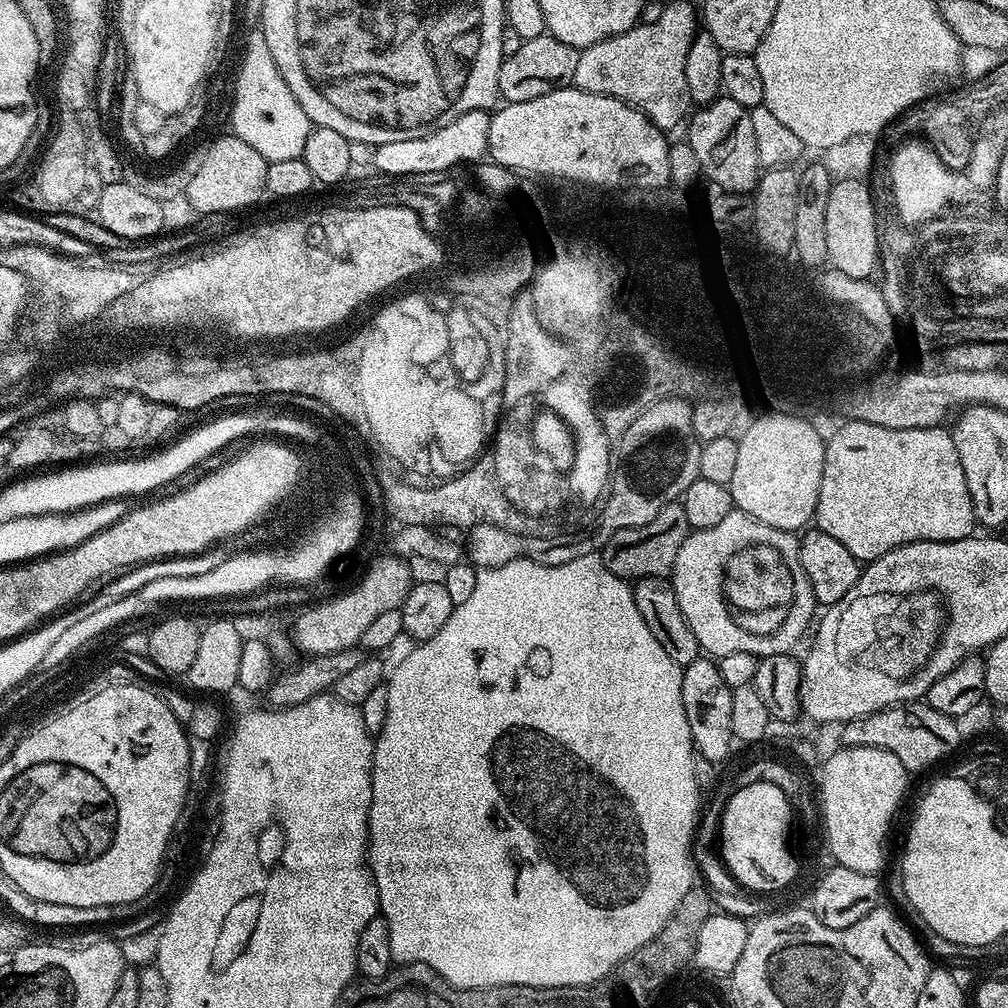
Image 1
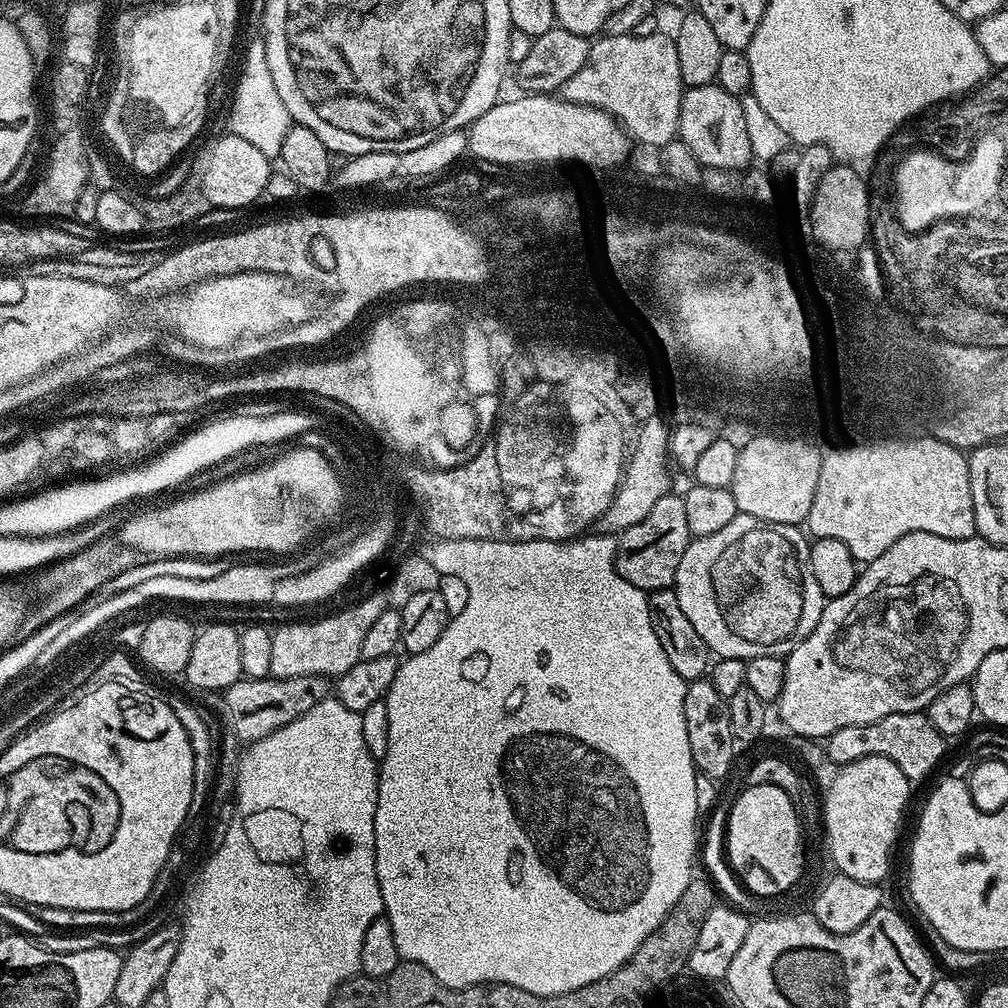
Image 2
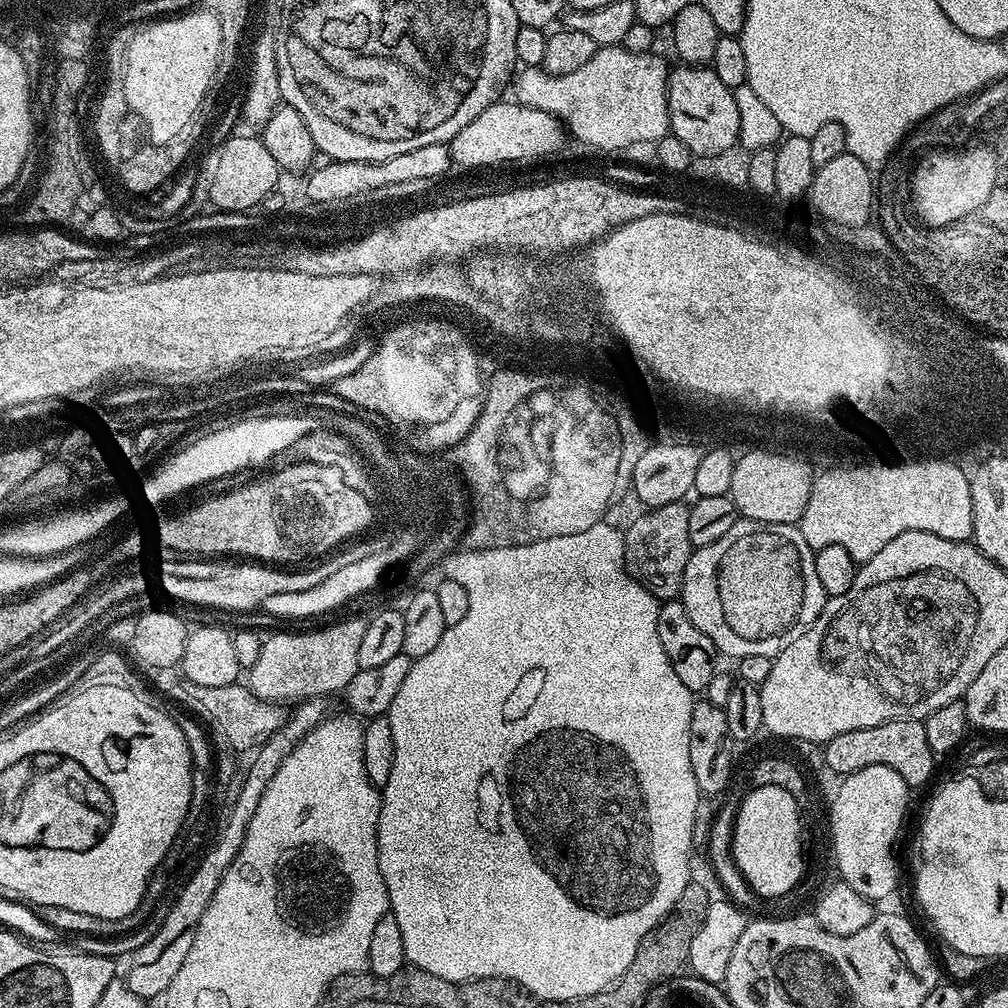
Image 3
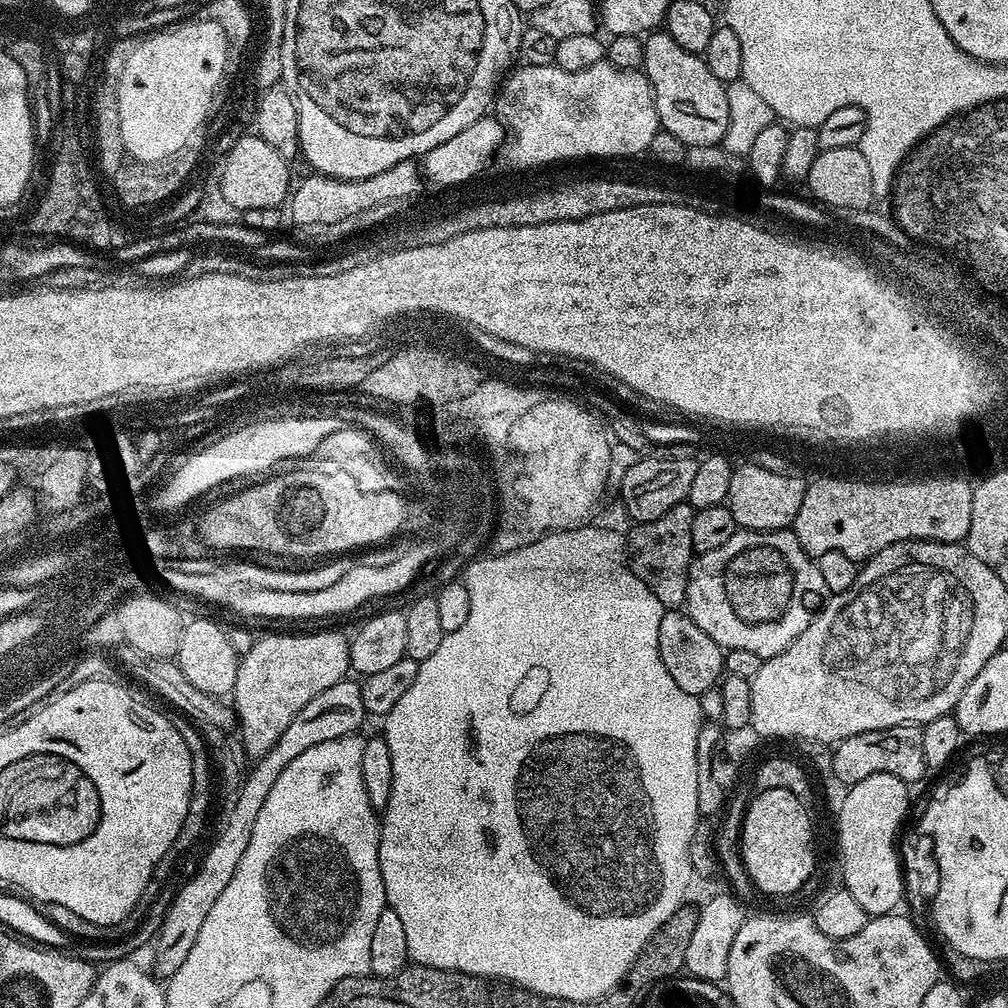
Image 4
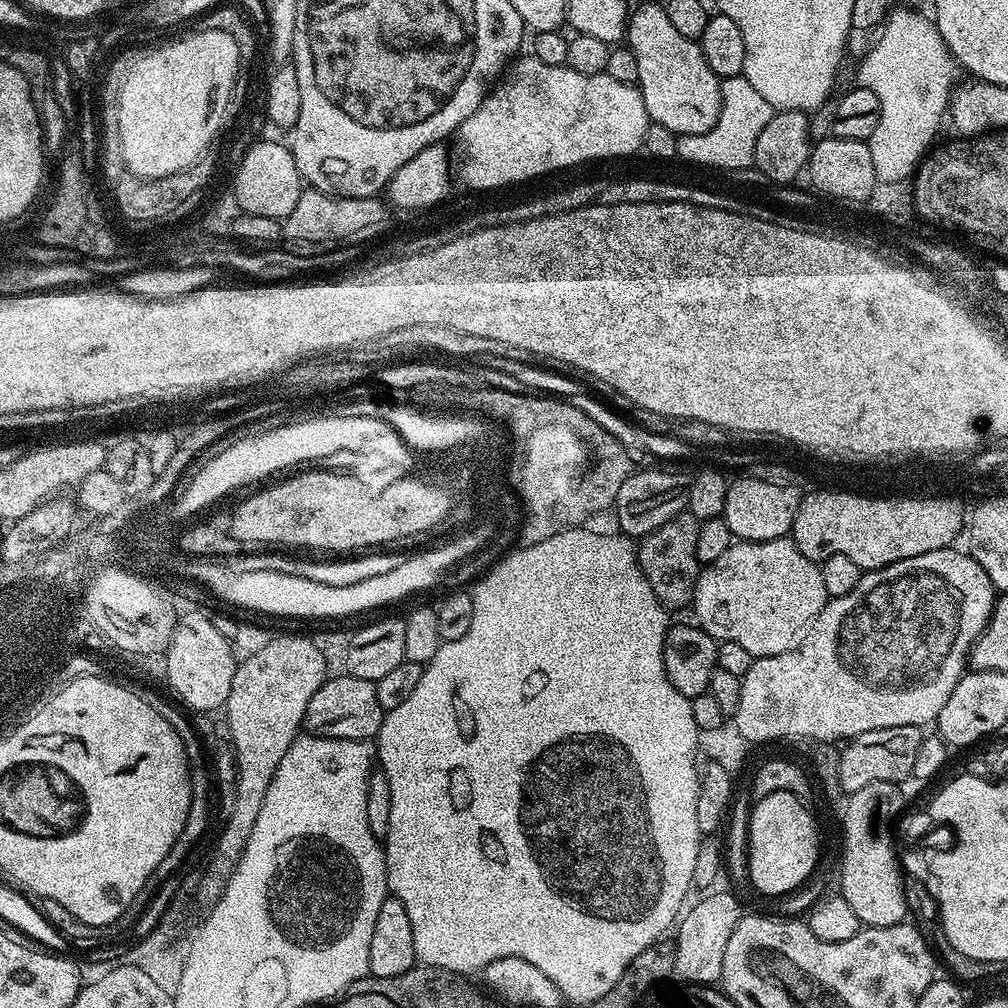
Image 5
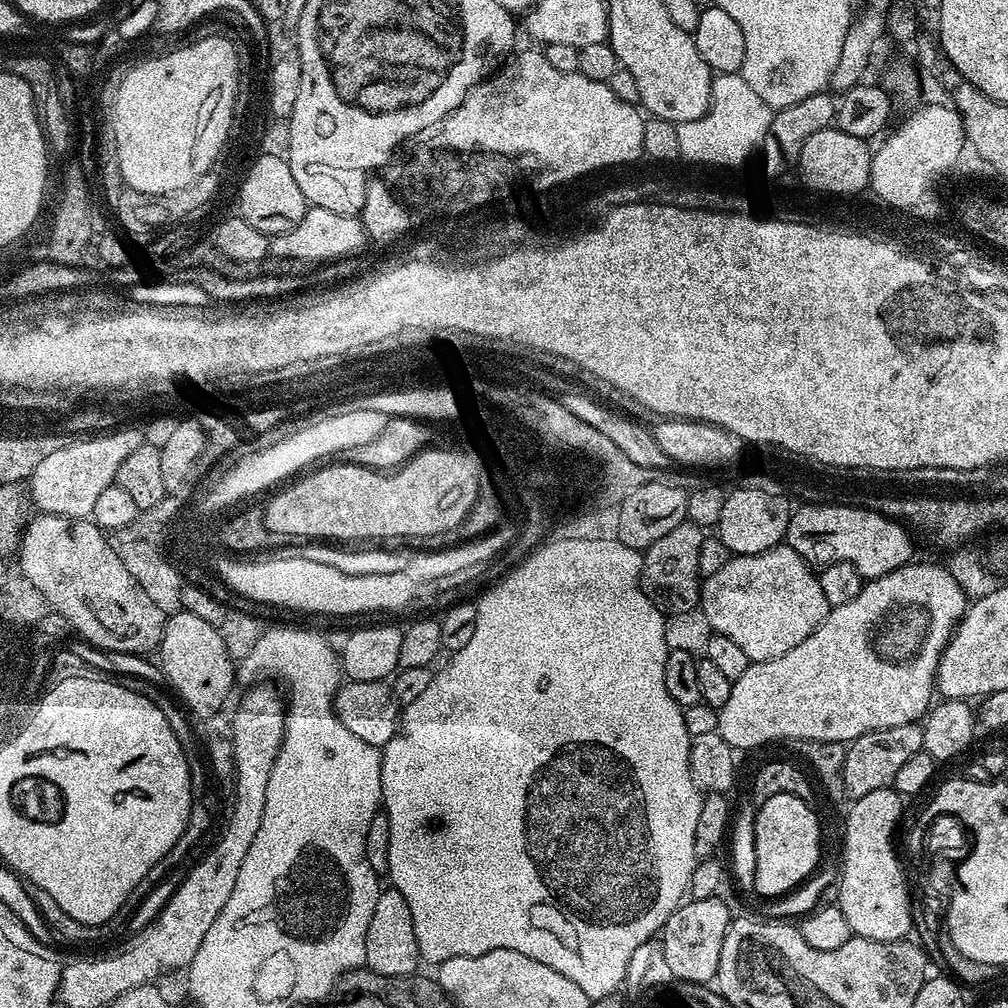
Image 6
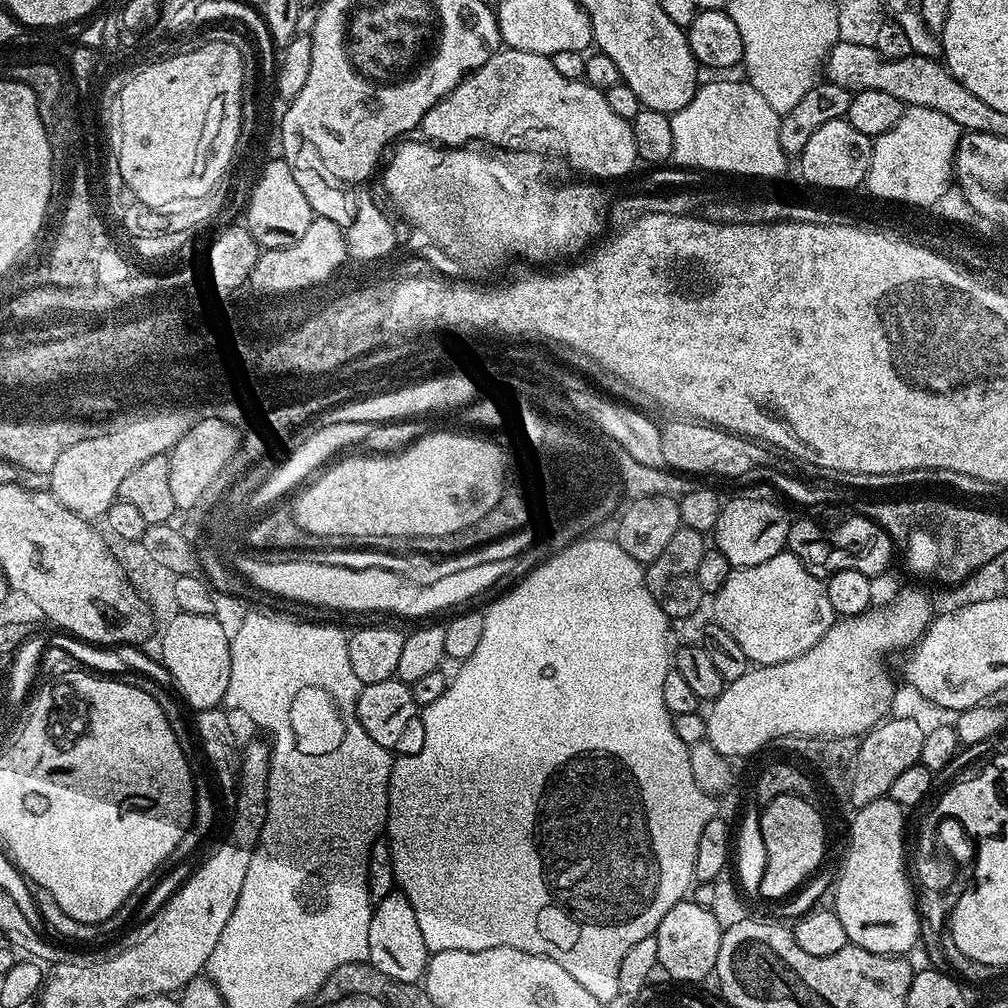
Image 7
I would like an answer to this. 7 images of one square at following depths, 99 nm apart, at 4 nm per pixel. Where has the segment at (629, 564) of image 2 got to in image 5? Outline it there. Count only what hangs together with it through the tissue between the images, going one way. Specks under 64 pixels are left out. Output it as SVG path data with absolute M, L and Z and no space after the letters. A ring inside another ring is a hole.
M685 510L639 541L640 569L646 582L650 582L650 590L654 590L658 602L663 604L665 609L687 609L692 603L692 595L696 593L696 579L702 571L697 549L699 529L700 521Z

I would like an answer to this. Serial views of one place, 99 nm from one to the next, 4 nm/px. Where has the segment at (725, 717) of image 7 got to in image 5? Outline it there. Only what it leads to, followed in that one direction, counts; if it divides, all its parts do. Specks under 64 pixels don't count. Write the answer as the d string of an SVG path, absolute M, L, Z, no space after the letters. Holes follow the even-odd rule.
M950 546L942 550L930 550L930 554L918 554L914 558L902 558L885 568L873 568L861 575L858 586L850 594L833 596L816 616L816 621L804 634L800 645L790 652L762 656L753 659L750 670L740 681L742 694L738 698L738 710L734 725L743 728L744 734L752 737L776 736L777 733L792 734L805 740L847 742L866 730L889 728L890 726L931 725L936 715L946 706L946 698L954 694L954 686L963 678L970 664L970 653L976 645L976 639L984 633L988 619L992 616L992 607L996 605L998 593L993 588L986 570L970 554L956 553Z

